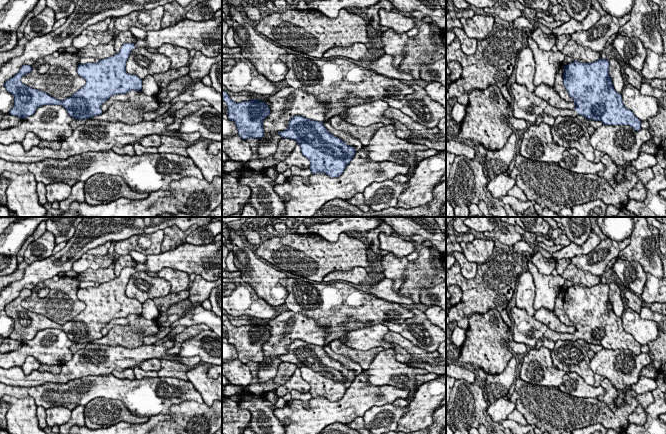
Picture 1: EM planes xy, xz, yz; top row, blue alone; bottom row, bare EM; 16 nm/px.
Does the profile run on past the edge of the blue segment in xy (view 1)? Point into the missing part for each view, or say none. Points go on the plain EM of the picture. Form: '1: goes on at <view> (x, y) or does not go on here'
1: does not go on here

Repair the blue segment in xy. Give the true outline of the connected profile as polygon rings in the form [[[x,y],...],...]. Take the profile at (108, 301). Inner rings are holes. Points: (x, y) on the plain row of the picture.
[[[125,267],[114,280],[97,287],[79,288],[77,297],[86,307],[71,321],[62,325],[44,315],[24,309],[21,302],[31,296],[32,290],[23,289],[19,296],[4,308],[6,314],[14,320],[14,330],[9,338],[25,343],[43,329],[63,330],[69,340],[77,344],[102,338],[101,329],[111,320],[142,313],[142,303],[126,295],[127,283],[135,271],[133,267]]]

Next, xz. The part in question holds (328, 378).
[[[294,340],[289,345],[286,354],[277,356],[282,362],[293,363],[301,372],[303,380],[310,385],[312,398],[324,397],[331,402],[339,401],[355,379],[355,371],[347,369],[340,362],[331,358],[324,350],[324,346]]]

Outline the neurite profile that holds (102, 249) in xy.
[[[108,241],[105,244],[99,245],[98,247],[88,250],[87,254],[94,256],[106,255],[108,253],[110,246],[111,246],[111,241]]]

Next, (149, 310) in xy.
[[[152,299],[146,300],[142,304],[141,315],[147,320],[155,320],[159,316],[160,312],[157,309],[154,301]]]

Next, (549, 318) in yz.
[[[542,307],[535,312],[535,318],[545,324],[549,329],[559,333],[574,333],[574,325],[565,325],[562,323],[556,314]]]

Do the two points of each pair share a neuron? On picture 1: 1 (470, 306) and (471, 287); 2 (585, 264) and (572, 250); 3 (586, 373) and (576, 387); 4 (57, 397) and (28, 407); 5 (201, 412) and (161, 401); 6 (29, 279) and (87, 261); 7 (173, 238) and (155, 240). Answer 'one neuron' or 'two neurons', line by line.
1: one neuron
2: two neurons
3: two neurons
4: two neurons
5: two neurons
6: two neurons
7: two neurons

